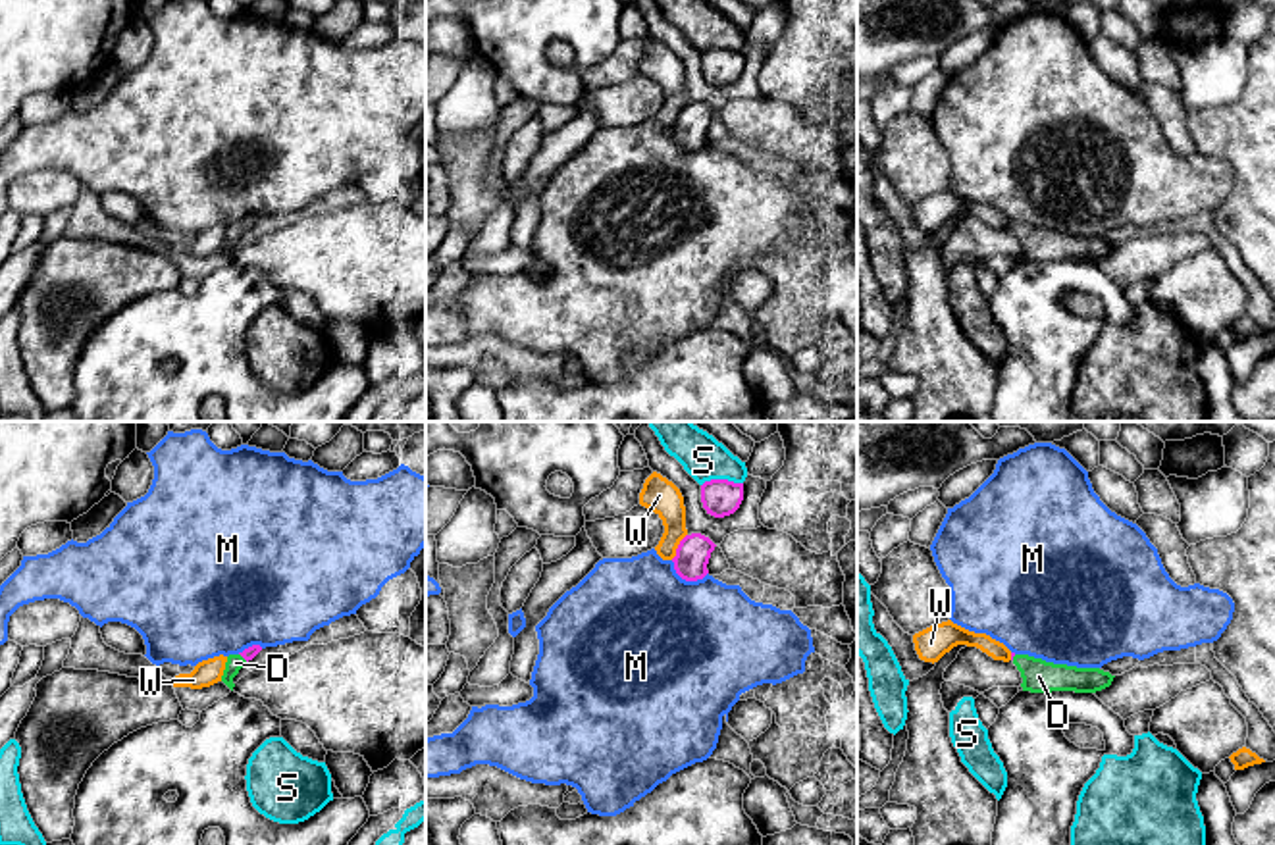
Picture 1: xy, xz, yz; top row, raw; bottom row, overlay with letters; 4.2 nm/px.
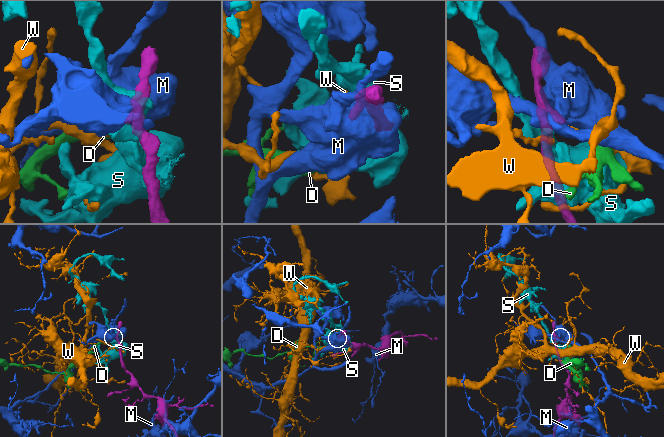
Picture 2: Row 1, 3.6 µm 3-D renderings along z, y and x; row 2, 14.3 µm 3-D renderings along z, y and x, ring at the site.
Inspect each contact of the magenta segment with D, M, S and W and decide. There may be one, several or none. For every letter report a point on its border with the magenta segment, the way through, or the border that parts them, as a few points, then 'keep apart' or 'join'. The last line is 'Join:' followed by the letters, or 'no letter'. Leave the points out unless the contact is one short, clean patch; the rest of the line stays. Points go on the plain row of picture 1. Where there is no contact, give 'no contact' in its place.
D: xy (243, 226) | across xy (249, 222), (243, 226), (235, 231) | join
M: xz (686, 149) | keep apart
S: xz (721, 49) | keep apart
W: xz (678, 116) | along xz (686, 102), (671, 128) | keep apart
Join: D

